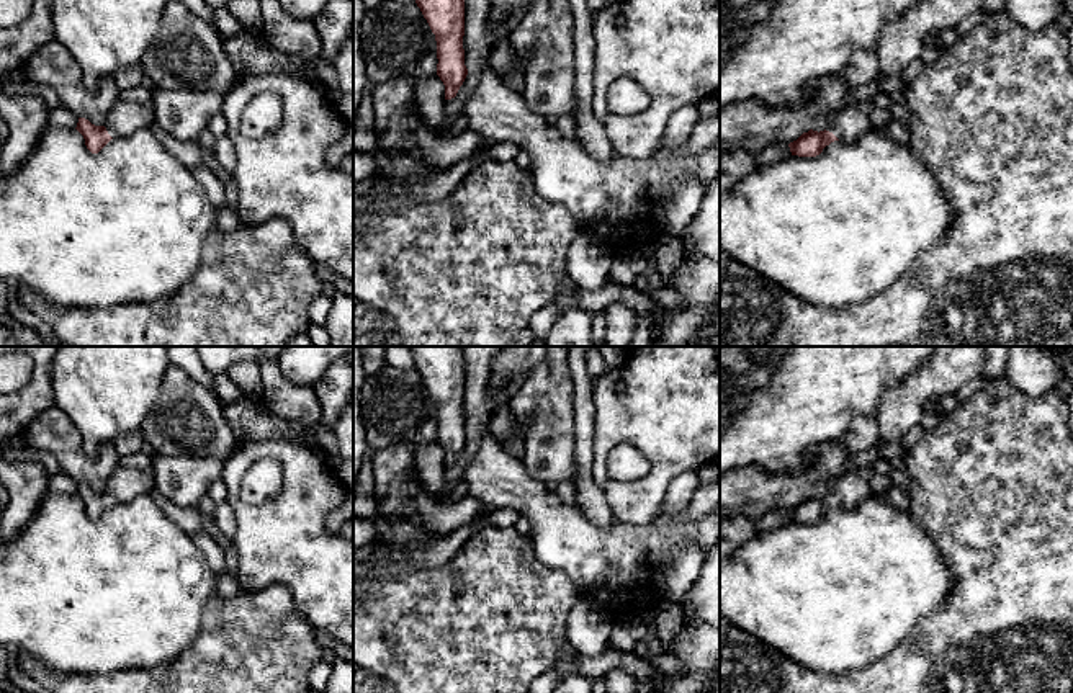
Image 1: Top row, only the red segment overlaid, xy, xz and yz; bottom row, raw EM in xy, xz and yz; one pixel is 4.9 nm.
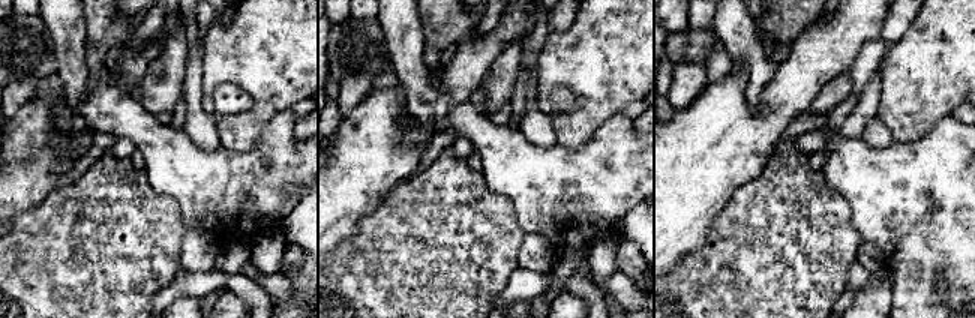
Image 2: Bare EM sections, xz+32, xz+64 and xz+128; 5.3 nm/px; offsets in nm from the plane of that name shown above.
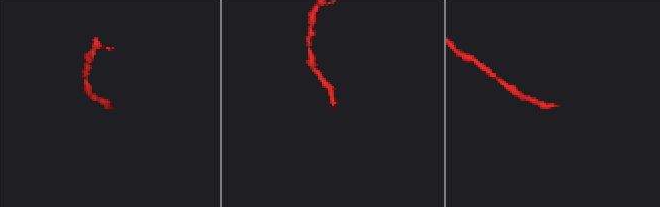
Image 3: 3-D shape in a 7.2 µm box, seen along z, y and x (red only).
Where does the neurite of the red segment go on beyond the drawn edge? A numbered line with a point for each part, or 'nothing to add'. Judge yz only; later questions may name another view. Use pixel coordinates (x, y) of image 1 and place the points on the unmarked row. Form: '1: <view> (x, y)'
1: yz (849, 491)

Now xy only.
1: xy (123, 486)

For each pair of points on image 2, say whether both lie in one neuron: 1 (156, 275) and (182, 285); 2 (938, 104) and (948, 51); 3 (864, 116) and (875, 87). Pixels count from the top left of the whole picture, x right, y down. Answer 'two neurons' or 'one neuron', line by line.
1: two neurons
2: one neuron
3: one neuron

